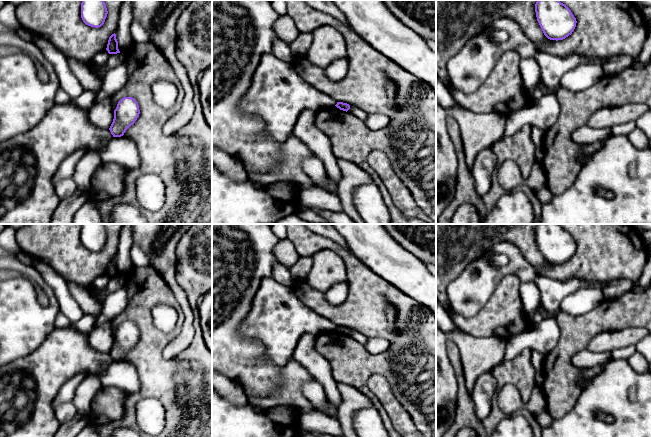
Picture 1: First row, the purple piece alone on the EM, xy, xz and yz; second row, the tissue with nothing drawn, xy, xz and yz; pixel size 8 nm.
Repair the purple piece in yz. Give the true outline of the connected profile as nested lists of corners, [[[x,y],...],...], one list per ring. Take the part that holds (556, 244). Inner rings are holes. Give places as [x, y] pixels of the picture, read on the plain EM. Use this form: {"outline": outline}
{"outline": [[[538,224],[535,236],[544,259],[550,264],[563,264],[576,251],[577,245],[571,234],[559,224]]]}

